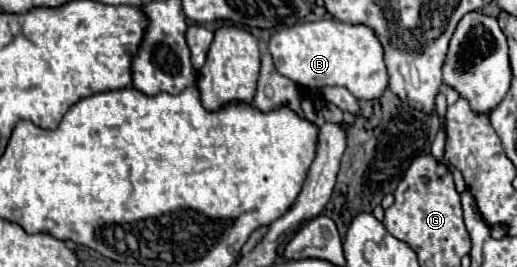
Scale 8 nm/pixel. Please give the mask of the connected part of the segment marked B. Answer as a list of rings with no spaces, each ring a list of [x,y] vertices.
[[[337,19],[299,23],[275,33],[271,37],[269,51],[273,55],[275,69],[307,89],[345,87],[357,99],[373,101],[379,99],[389,85],[383,45],[367,25],[351,25]]]

